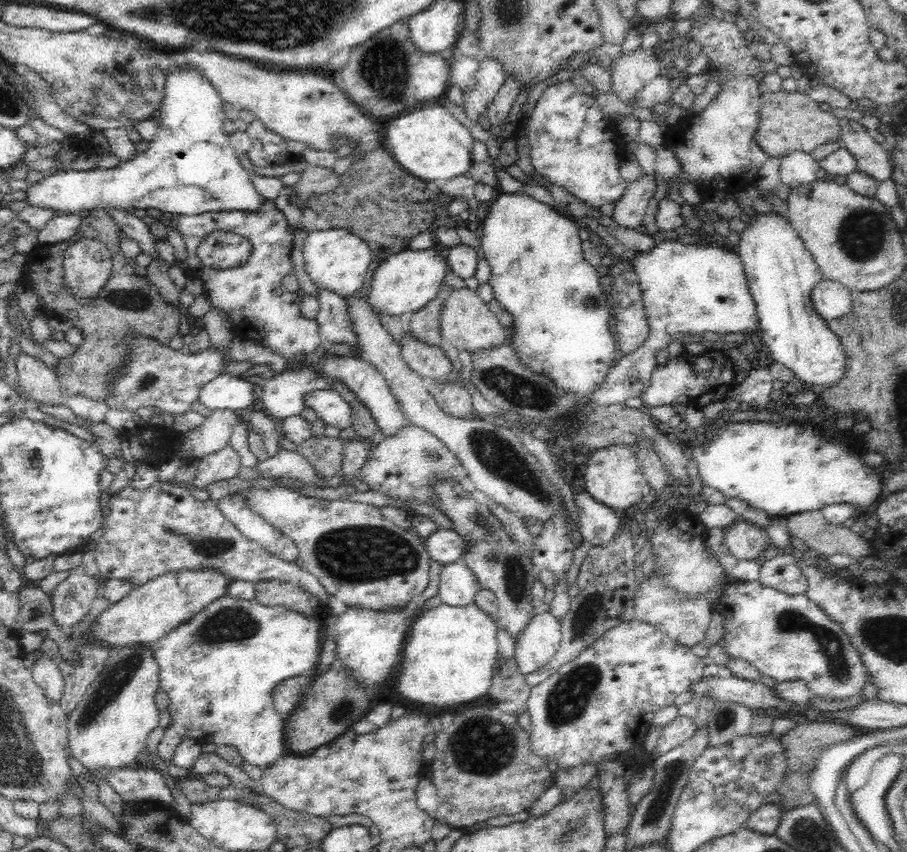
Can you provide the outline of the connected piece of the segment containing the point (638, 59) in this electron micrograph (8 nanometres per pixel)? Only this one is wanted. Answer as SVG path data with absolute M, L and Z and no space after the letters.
M636 48L630 54L622 54L614 66L612 66L612 93L622 103L633 105L636 94L647 83L660 76L663 69L663 60L657 52L642 48Z

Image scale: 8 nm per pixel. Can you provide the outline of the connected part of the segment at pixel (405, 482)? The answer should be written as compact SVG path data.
M406 418L406 424L396 432L385 436L384 440L370 448L364 466L352 478L352 482L362 479L368 484L368 490L377 490L390 498L400 500L418 500L424 504L433 504L435 499L433 480L454 479L466 482L467 472L453 452L443 445L437 436L427 430L414 426Z

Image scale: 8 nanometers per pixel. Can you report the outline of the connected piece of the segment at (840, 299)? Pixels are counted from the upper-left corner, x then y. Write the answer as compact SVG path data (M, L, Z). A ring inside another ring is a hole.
M836 281L817 282L811 290L811 301L816 314L826 321L833 321L848 314L852 306L850 289Z

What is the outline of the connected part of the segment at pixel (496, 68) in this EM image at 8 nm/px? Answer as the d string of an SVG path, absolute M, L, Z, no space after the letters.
M481 58L480 68L475 75L473 88L464 92L464 113L467 118L479 121L480 114L486 114L494 98L504 92L503 85L507 73L503 65L494 58Z

